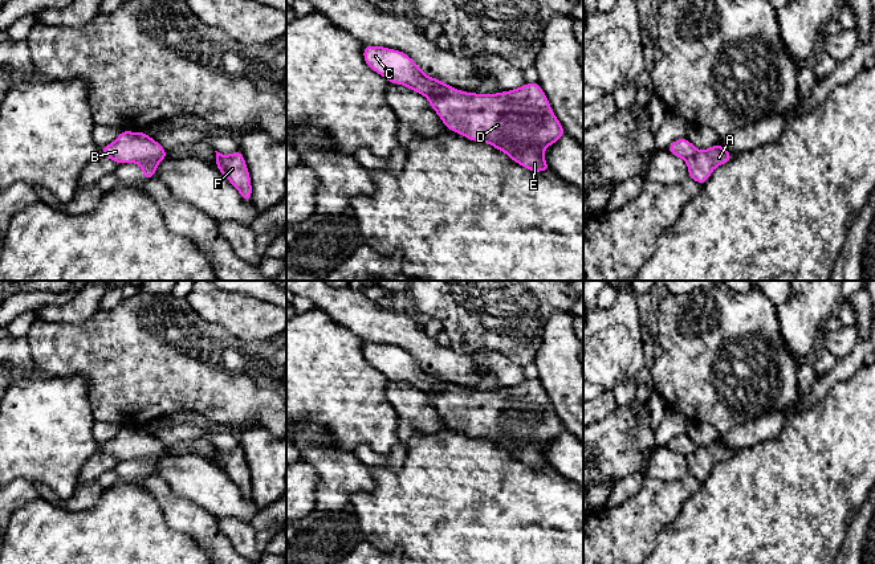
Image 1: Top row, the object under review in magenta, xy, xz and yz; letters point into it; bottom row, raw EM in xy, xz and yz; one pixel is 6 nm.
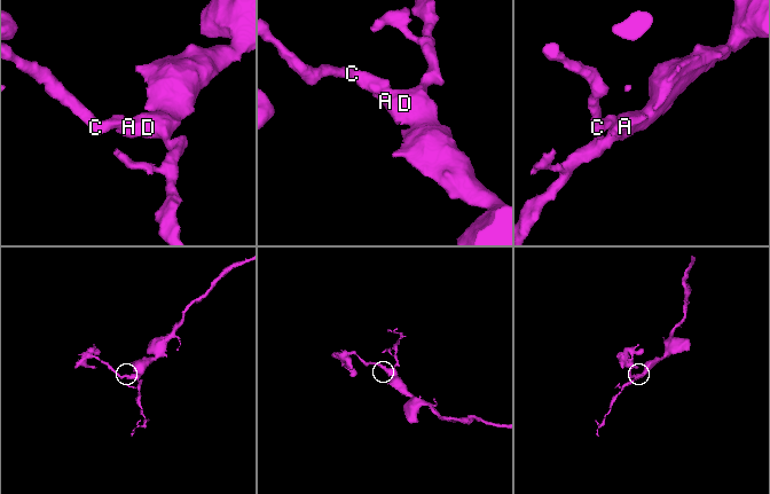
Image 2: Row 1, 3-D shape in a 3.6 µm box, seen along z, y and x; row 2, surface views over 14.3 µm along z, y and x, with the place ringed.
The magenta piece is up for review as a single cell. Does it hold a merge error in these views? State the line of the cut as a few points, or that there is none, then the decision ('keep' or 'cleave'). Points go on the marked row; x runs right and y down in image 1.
xy (166, 151), (161, 156), (139, 164) | cleave

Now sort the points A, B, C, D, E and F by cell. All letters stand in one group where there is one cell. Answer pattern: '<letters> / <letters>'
A D E F / B C

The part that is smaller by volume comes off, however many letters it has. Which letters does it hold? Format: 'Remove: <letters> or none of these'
Remove: B, C

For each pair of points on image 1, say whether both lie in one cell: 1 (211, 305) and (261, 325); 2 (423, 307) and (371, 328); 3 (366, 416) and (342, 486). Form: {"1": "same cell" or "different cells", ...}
{"1": "same cell", "2": "different cells", "3": "different cells"}

